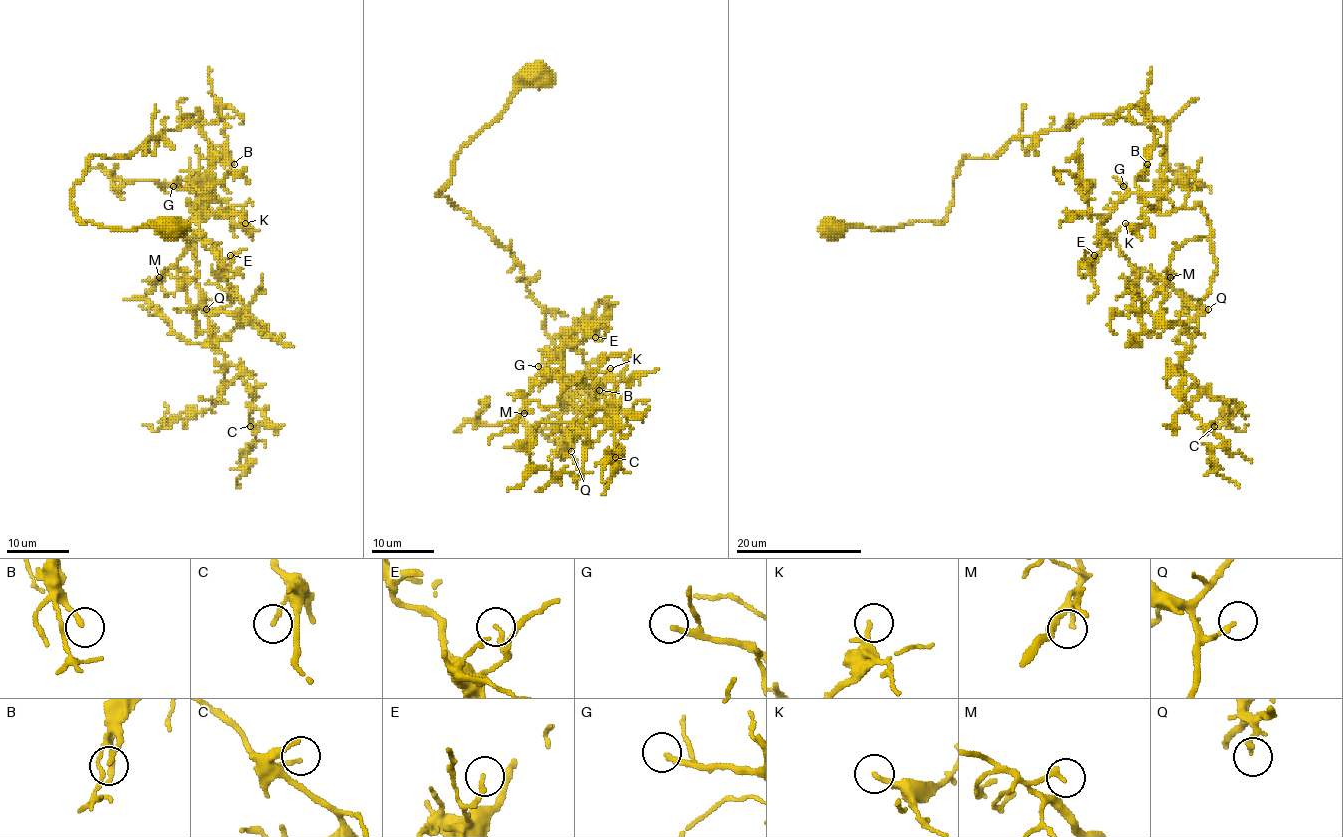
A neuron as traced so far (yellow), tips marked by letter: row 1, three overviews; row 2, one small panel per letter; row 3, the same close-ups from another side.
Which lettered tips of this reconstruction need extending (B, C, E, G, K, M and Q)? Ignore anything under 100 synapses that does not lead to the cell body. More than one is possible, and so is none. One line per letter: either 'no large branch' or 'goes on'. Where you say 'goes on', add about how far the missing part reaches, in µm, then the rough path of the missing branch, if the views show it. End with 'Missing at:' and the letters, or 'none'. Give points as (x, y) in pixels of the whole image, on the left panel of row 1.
B: no large branch
C: no large branch
E: no large branch
G: goes on; about 30 µm are missing; missing branch runs (173, 186), (164, 187), (154, 204), (156, 211), (143, 218), (143, 226), (150, 233), (162, 225), (148, 211)
K: no large branch
M: no large branch
Q: no large branch
Missing at: G

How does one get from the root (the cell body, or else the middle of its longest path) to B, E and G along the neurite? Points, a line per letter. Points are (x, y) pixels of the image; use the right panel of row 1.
B: (832, 229), (941, 222), (965, 156), (995, 157), (1015, 138), (1125, 109), (1167, 128), (1147, 164)
E: (832, 229), (941, 222), (965, 156), (1141, 109), (1167, 128), (1166, 190), (1126, 195), (1094, 255)
G: (832, 229), (941, 222), (965, 156), (995, 157), (1015, 138), (1141, 109), (1167, 128), (1166, 190), (1123, 186)

